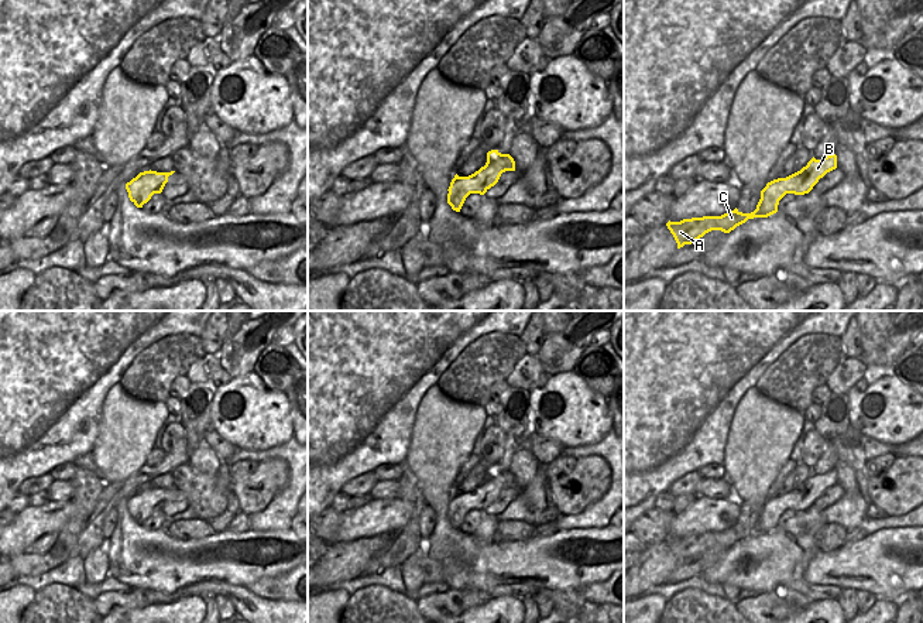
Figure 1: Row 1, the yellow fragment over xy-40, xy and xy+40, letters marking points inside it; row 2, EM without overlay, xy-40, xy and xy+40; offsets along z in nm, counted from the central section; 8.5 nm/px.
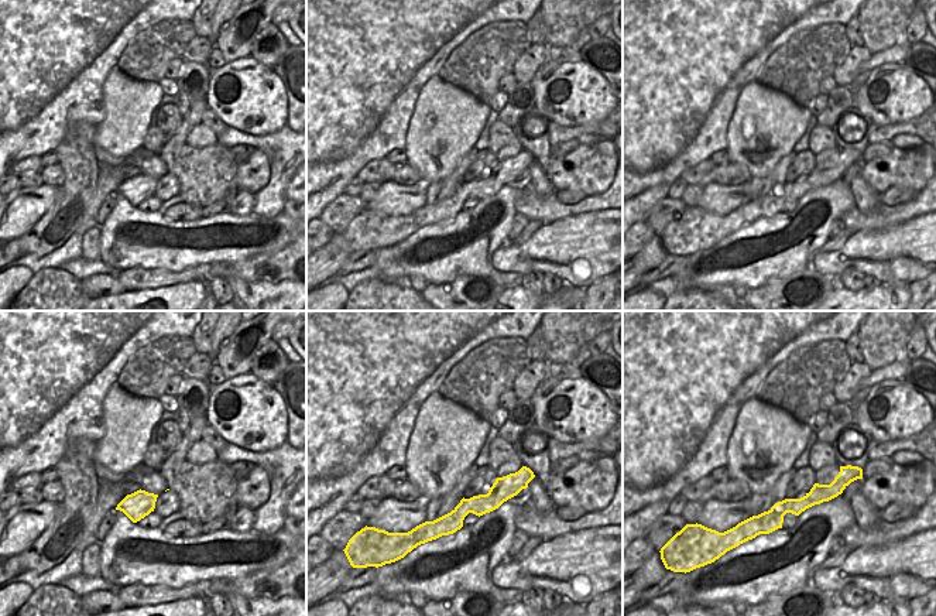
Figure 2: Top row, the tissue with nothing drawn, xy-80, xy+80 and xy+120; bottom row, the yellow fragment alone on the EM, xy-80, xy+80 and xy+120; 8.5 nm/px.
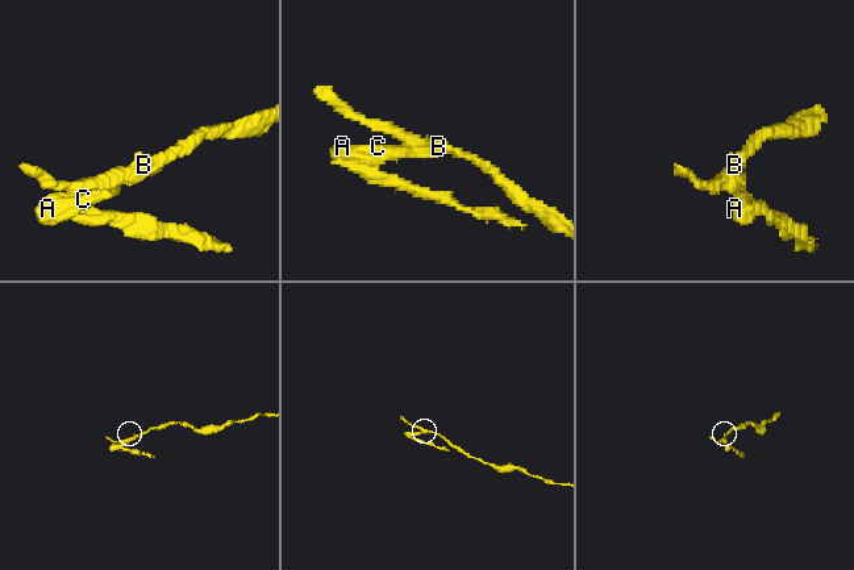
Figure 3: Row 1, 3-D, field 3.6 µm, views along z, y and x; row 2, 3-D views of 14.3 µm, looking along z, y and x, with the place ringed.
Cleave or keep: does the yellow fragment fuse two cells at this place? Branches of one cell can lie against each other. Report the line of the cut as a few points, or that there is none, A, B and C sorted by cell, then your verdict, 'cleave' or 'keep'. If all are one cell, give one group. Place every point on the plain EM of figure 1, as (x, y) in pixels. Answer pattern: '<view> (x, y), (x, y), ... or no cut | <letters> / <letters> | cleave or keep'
xy (455, 503), (460, 523) | A C / B | cleave

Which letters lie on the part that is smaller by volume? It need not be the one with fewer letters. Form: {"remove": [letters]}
{"remove": ["A", "C"]}

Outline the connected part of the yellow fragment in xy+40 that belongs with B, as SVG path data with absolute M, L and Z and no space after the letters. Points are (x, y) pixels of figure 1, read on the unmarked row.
M831 470L821 476L814 473L803 483L800 487L786 493L778 494L766 500L766 506L773 506L773 513L776 521L786 510L804 511L809 510L813 503L823 494L827 489L837 485L837 472Z

